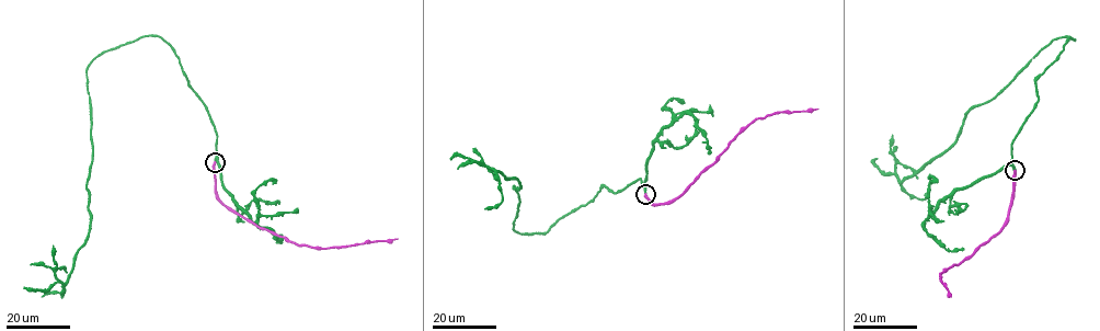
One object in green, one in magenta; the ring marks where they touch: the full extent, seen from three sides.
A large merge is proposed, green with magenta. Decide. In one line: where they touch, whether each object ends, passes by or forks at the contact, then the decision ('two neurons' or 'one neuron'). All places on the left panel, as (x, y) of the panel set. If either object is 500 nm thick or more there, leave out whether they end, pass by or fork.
at (215, 162); green ends there; magenta ends there; one neuron

